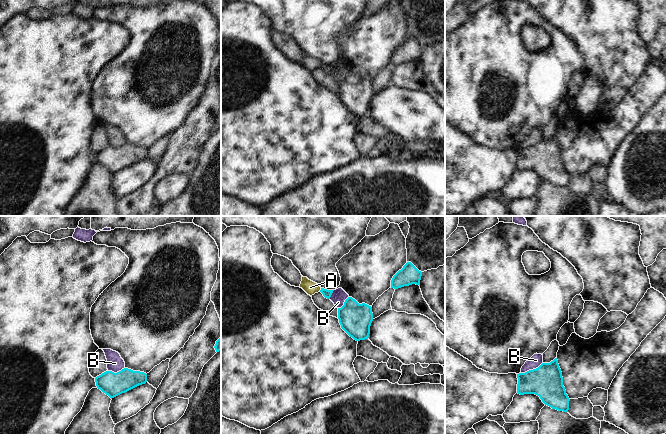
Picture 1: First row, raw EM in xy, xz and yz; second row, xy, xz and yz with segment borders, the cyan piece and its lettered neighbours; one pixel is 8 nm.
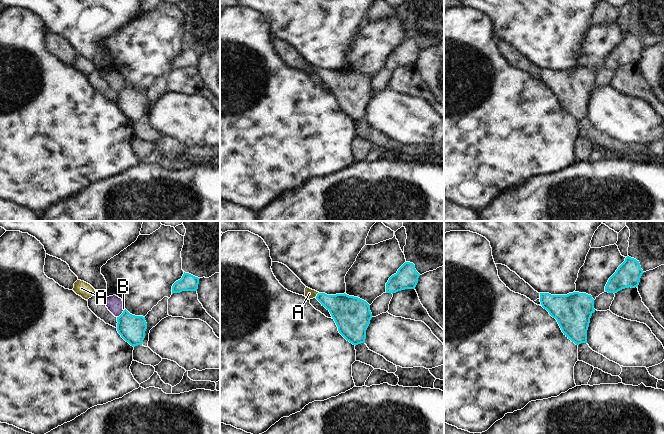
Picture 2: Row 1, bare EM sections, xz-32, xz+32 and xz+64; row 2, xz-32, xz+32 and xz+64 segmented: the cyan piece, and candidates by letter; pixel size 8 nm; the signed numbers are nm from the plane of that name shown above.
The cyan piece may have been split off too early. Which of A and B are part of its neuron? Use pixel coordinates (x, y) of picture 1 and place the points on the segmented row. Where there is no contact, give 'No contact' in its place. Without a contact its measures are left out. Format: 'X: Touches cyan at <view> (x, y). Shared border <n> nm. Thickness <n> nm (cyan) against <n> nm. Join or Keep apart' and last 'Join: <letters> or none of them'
A: Touches cyan at xz (320, 290). Shared border 40 nm. Thickness 70 nm (cyan) against 110 nm. Join
B: Touches cyan at yz (531, 370). Shared border 200 nm. Thickness 260 nm (cyan) against 100 nm. Keep apart
Join: A

